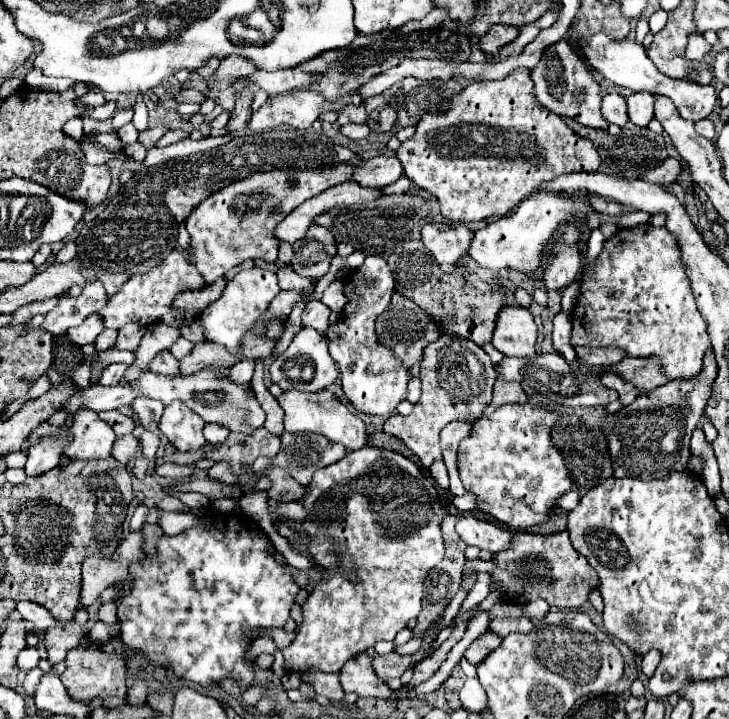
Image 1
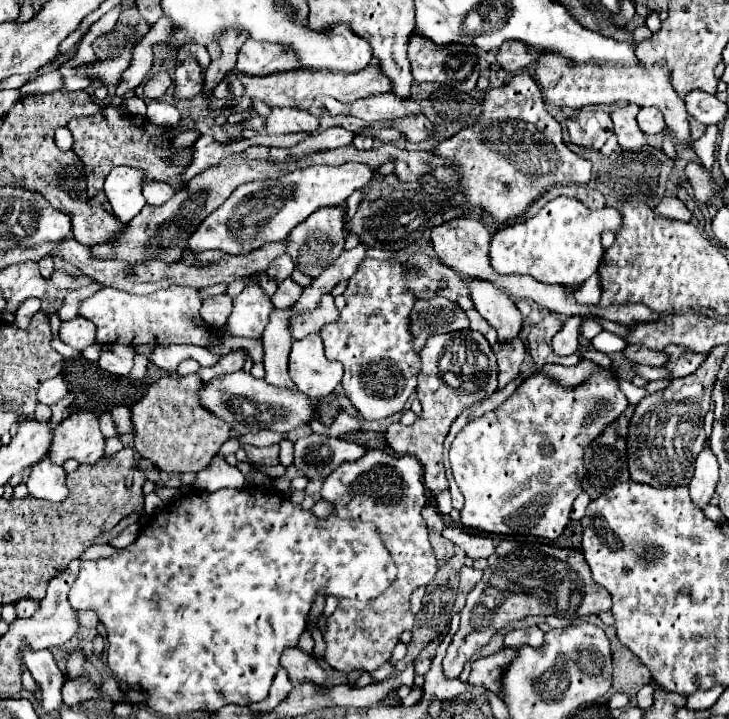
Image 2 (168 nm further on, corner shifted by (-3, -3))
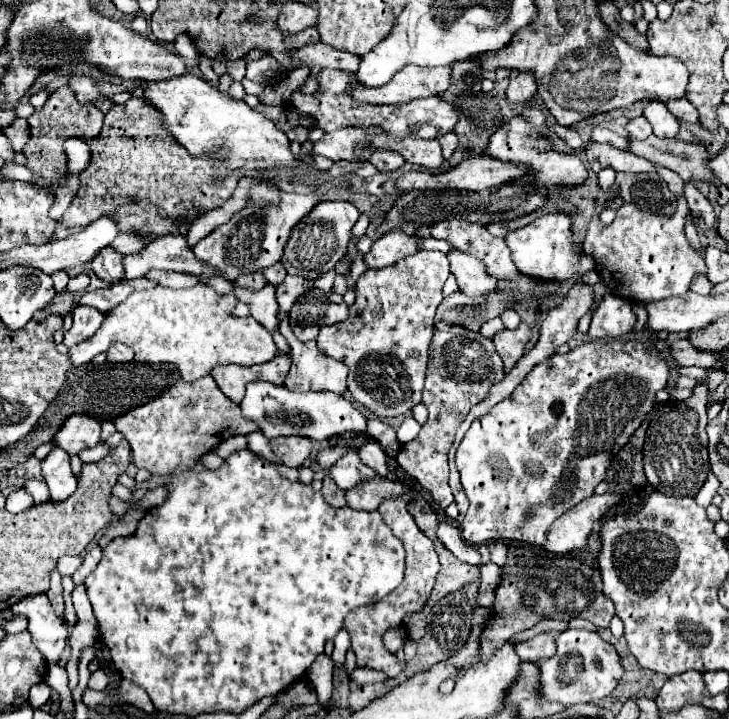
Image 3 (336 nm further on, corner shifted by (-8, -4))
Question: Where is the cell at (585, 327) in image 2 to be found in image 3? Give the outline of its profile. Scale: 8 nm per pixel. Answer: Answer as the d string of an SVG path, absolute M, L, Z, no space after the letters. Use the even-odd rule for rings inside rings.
M604 295L604 299L596 307L596 311L592 313L592 323L590 323L588 335L590 335L590 339L616 339L616 337L630 333L634 329L634 325L636 325L636 315L630 309L630 301L618 299L616 295Z

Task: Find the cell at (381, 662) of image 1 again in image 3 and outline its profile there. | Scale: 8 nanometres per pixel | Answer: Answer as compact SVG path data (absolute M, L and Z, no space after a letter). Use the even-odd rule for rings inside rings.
M486 563L480 565L480 595L478 595L478 603L486 603L486 607L490 609L494 605L494 591L502 579L502 567L498 567L496 563Z

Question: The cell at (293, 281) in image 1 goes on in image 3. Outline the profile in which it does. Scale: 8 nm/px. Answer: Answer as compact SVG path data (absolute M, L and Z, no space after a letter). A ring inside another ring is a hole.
M286 275L286 279L276 285L276 301L282 311L290 311L294 301L306 291L304 279L300 275Z

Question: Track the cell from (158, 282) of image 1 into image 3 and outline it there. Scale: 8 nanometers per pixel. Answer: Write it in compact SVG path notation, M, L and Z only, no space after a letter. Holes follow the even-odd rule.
M158 285L136 291L106 315L102 327L90 339L70 347L68 355L72 365L90 363L94 355L122 341L134 349L138 363L174 363L186 383L210 375L216 365L256 365L274 359L276 345L270 331L252 317L234 317L232 309L236 303L234 293L220 295L208 285L190 289L166 289Z

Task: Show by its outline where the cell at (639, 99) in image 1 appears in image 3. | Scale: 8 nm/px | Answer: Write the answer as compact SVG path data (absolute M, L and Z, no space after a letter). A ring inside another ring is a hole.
M650 101L644 109L644 117L650 121L654 127L654 135L662 139L672 139L680 131L680 121L666 109L664 103L660 101Z

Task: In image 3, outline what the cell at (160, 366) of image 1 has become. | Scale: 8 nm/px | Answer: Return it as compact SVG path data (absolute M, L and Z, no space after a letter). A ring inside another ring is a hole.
M208 375L202 377L194 383L176 383L172 385L164 395L160 395L158 399L136 407L134 411L128 411L126 415L114 419L114 425L118 429L118 433L124 435L124 439L130 443L132 447L132 459L136 463L138 469L148 469L150 473L158 473L158 475L168 475L172 473L178 465L186 465L186 467L194 467L196 459L200 459L202 455L206 455L208 451L212 451L220 441L236 437L236 435L248 435L258 431L256 423L250 423L250 419L246 419L240 411L240 407L236 407L216 385L216 381Z

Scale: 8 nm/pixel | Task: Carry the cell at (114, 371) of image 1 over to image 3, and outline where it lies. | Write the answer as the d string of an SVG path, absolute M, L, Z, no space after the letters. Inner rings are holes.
M112 343L108 349L108 361L110 363L128 363L134 359L134 351L126 347L124 343Z

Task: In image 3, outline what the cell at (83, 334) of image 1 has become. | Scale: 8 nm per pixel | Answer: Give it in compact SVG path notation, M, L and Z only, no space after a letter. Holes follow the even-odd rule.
M78 305L74 311L72 311L72 319L74 319L74 325L70 331L64 333L64 345L66 347L72 347L84 339L90 339L96 329L100 327L102 319L106 315L94 307L82 307Z

